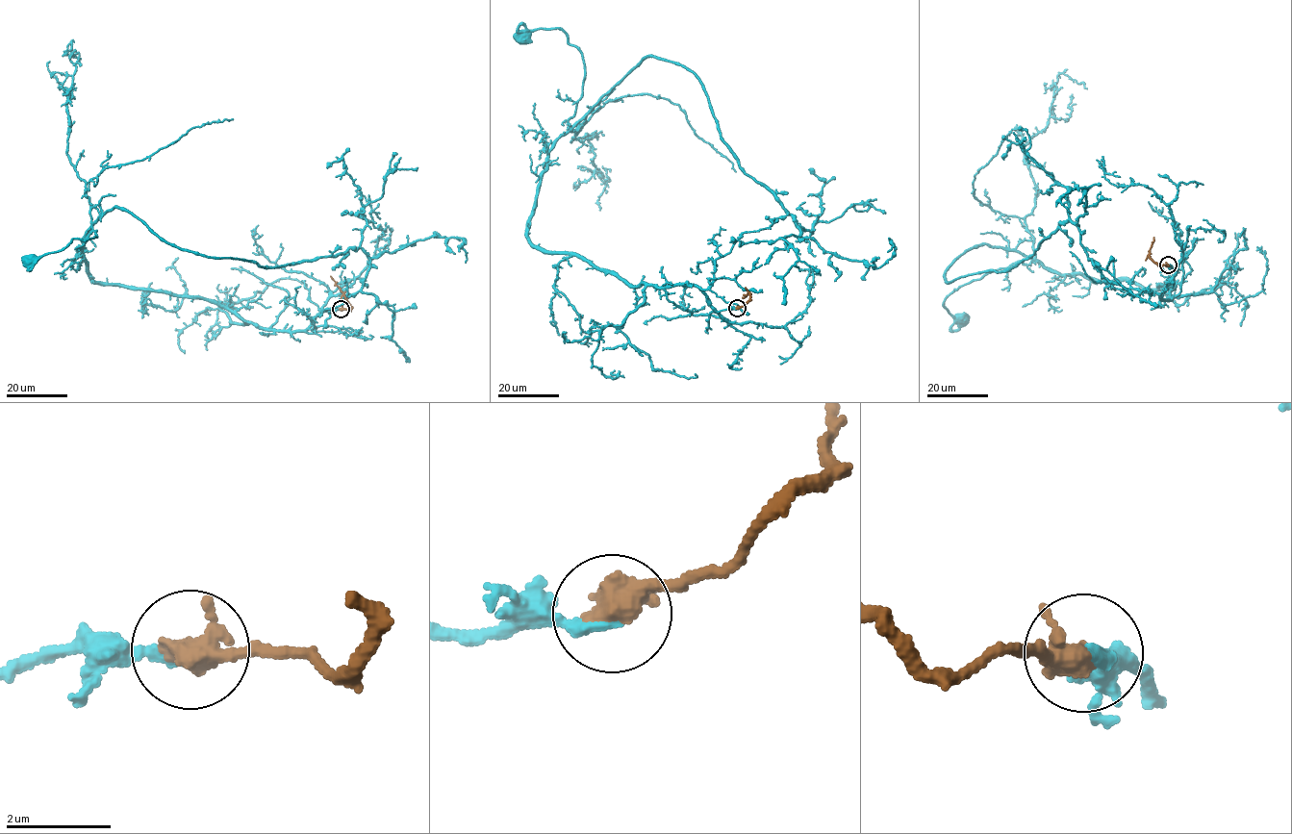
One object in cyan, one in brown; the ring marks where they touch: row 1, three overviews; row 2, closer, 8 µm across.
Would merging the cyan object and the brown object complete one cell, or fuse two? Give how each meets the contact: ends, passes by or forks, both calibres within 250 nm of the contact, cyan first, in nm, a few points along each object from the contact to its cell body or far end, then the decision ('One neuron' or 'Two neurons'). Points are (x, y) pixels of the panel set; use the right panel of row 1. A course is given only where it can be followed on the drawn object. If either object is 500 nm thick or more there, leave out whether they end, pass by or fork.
At the ring cyan ends. At the ring brown passes by. Thickness 280 nm (cyan) against 440 nm. Course of cyan: (1168, 265), (1177, 270), (1164, 300), (1173, 284), (1146, 289), (1018, 262), (946, 298), (961, 318). Course of brown: (1168, 265), (1159, 265), (1149, 257), (1153, 237). One neuron

